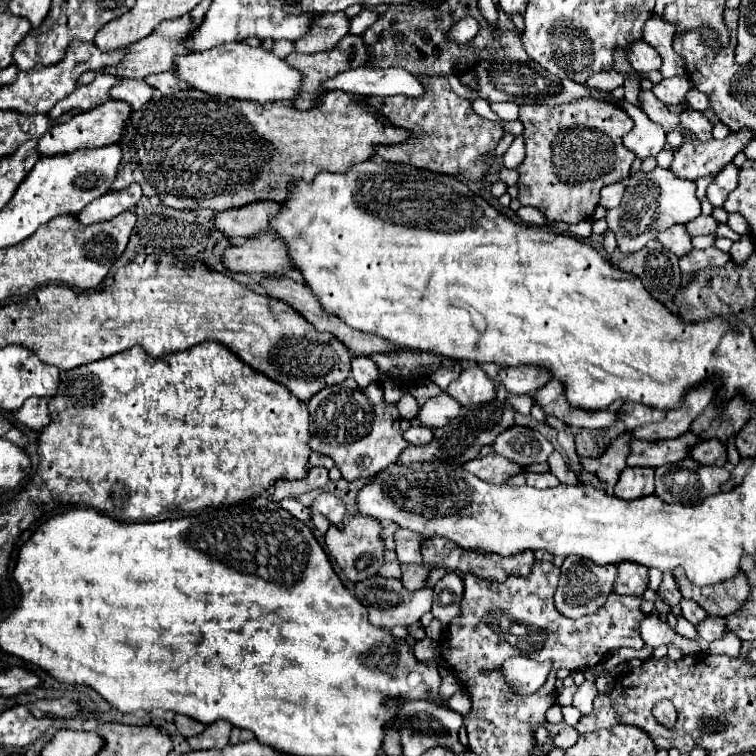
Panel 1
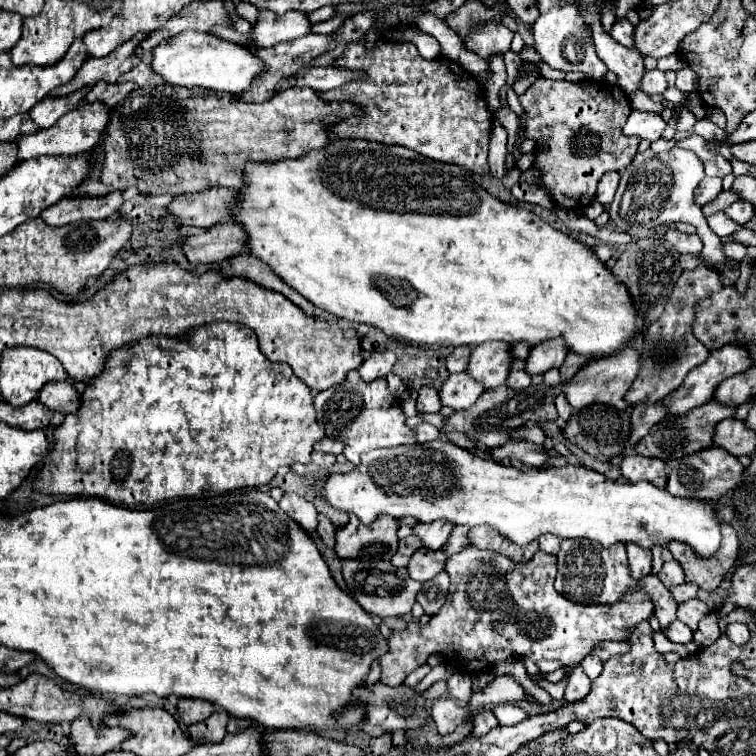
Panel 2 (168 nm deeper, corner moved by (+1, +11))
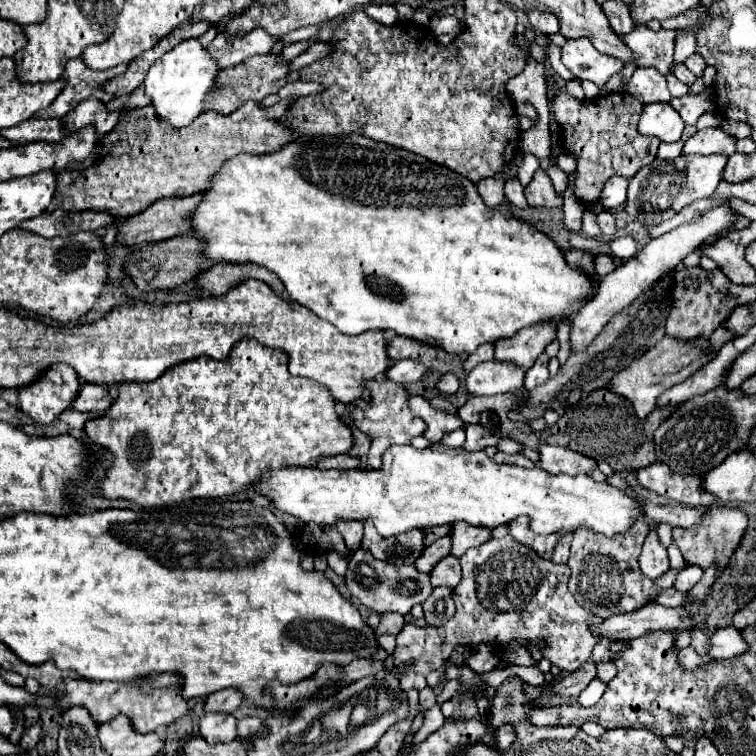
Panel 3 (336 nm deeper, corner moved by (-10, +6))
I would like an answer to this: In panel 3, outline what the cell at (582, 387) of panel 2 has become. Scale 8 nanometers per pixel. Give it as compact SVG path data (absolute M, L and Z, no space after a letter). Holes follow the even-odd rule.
M664 337L652 349L648 349L648 353L644 353L644 357L640 357L638 361L632 361L632 365L628 365L628 369L622 369L620 373L616 373L616 377L612 381L608 381L608 385L604 385L604 389L612 389L616 395L628 399L634 405L634 411L640 417L646 417L656 407L656 399L668 387L682 383L688 375L692 375L702 365L706 365L708 359L702 353L702 349L704 349L704 341L682 343L682 341L674 341L672 337Z

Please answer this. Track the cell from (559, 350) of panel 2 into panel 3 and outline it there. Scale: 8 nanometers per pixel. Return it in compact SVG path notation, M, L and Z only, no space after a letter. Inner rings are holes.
M722 205L722 207L710 209L700 219L696 219L696 221L692 221L688 225L682 225L682 227L678 227L678 229L674 229L674 231L658 237L658 239L652 239L632 259L620 263L612 273L608 273L602 279L596 295L588 301L588 305L584 305L580 309L580 313L574 315L572 329L570 329L570 353L582 353L594 341L594 337L602 331L602 327L610 321L610 317L614 313L618 313L624 307L628 307L642 293L642 289L650 287L654 281L658 281L670 269L680 265L682 259L688 253L696 251L696 247L702 245L710 235L728 231L734 225L734 219L736 219L736 213L730 209L730 205Z

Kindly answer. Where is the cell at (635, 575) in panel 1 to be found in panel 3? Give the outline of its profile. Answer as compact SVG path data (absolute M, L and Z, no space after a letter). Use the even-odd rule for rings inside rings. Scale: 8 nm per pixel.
M654 529L646 535L646 541L644 541L644 547L642 547L642 553L640 553L638 561L640 561L642 573L648 579L658 579L658 577L662 577L670 569L670 565L668 565L668 553L660 545L658 535L656 535Z

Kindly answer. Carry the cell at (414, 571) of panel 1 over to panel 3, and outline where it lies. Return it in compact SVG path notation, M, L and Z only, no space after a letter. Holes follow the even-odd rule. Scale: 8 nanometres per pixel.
M454 555L444 557L444 561L438 561L434 565L434 569L430 571L430 583L434 587L438 585L448 585L448 587L456 587L460 583L460 561Z

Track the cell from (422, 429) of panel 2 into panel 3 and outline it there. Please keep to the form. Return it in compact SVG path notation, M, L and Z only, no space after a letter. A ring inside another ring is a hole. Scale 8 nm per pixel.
M456 429L456 431L448 433L448 435L444 435L440 439L440 443L448 445L448 447L460 447L464 443L464 429Z

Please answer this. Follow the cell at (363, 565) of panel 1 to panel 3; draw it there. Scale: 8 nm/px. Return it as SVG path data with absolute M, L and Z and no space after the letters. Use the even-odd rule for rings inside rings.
M366 521L362 549L368 549L376 559L382 561L390 561L396 565L414 565L424 549L424 531L410 529L406 533L386 539L376 533L376 527L370 521Z

